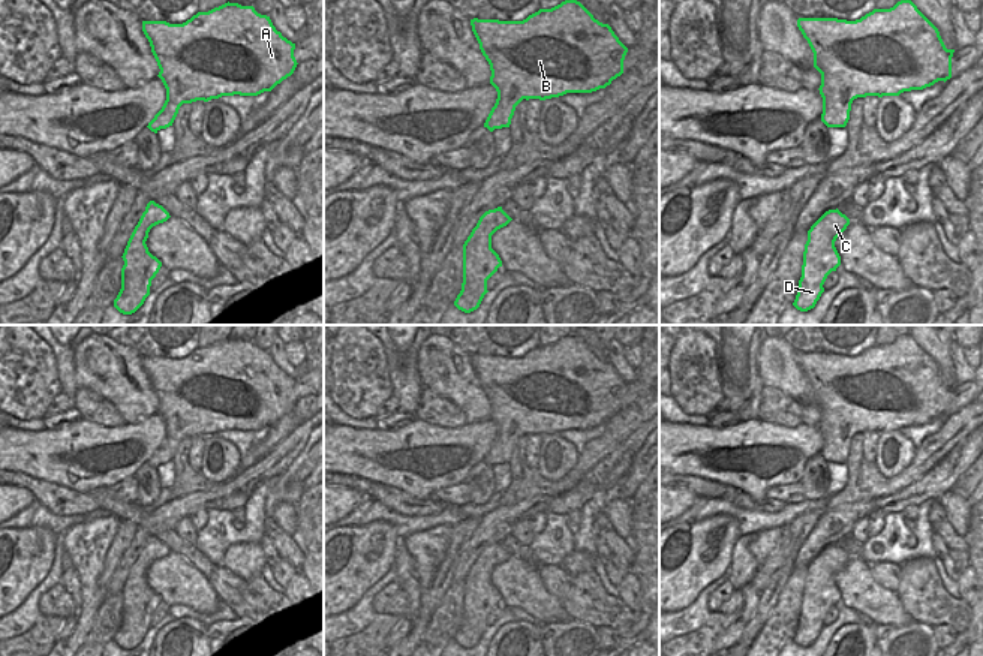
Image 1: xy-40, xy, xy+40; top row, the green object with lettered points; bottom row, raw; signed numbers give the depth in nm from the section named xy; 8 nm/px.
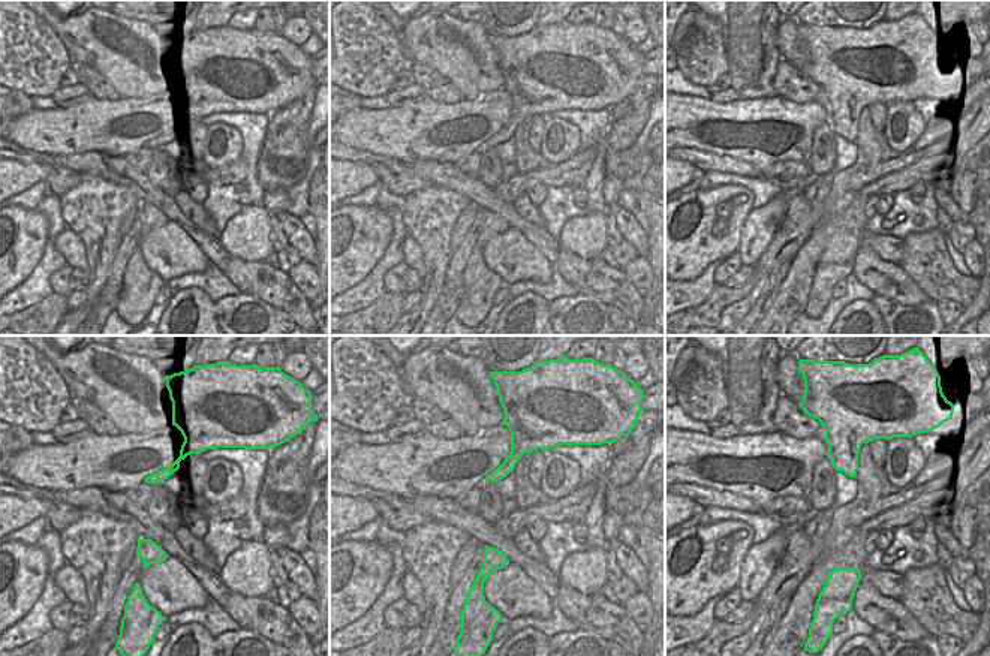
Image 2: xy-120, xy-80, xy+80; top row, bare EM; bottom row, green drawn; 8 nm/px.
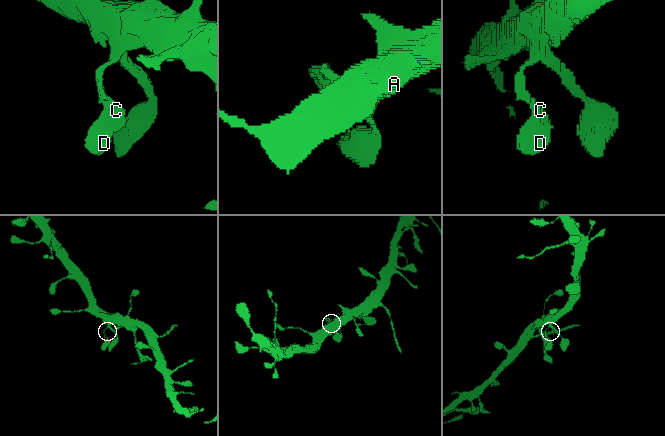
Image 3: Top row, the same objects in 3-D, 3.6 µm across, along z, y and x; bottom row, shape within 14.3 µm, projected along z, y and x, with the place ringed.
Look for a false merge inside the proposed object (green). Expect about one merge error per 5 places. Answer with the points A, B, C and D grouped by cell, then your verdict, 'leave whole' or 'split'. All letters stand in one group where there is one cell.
A B C D; leave whole

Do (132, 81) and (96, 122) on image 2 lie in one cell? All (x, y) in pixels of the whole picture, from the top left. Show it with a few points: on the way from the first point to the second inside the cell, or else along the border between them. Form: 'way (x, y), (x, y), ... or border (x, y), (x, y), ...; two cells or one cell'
border (155, 95), (120, 98); two cells

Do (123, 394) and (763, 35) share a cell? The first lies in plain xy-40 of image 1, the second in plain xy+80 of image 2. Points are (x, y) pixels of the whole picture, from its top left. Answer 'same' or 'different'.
different

